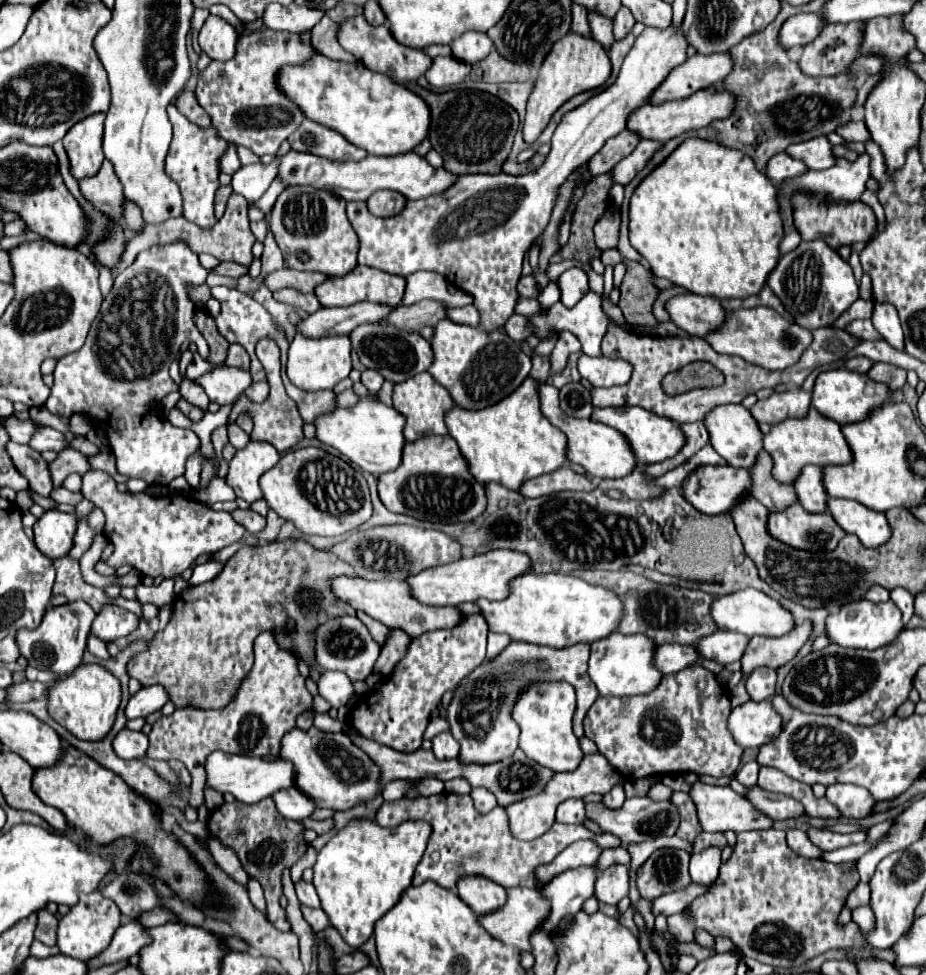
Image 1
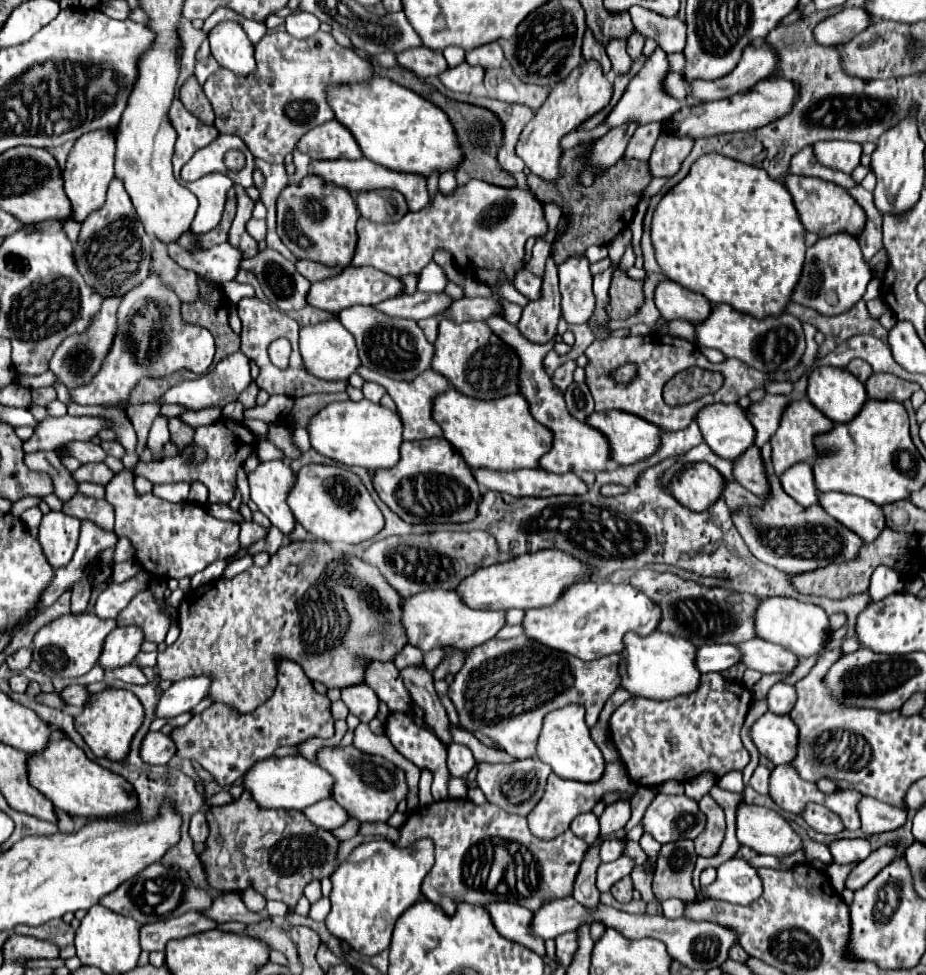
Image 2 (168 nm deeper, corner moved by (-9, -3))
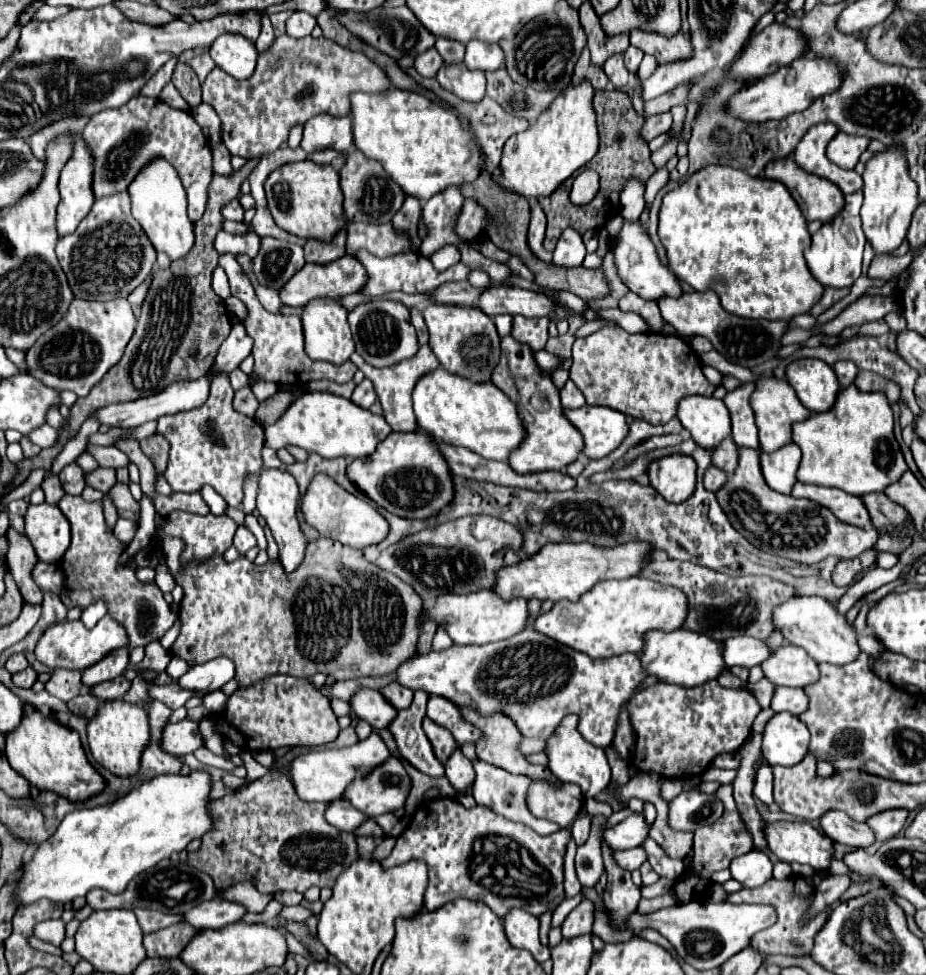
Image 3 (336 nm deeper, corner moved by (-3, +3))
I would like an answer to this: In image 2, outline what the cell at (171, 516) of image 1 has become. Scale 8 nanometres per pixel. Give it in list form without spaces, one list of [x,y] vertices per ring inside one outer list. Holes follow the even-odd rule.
[[[127,469],[115,473],[105,485],[105,499],[115,507],[115,533],[131,541],[135,559],[151,575],[167,579],[191,577],[203,571],[211,561],[227,559],[241,547],[239,523],[215,519],[197,503],[169,503],[153,493],[137,495],[133,489],[133,475]]]

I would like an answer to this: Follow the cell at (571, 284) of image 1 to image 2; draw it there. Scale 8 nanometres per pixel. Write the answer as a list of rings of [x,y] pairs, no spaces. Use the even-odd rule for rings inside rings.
[[[571,257],[559,265],[559,287],[563,319],[569,325],[585,323],[595,307],[589,261],[585,257]]]

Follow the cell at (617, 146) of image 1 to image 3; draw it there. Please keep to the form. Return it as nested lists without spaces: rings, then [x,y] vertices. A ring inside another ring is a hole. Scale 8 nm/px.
[[[659,113],[659,115],[647,117],[641,135],[645,141],[651,141],[653,137],[667,133],[669,129],[671,129],[671,113]]]

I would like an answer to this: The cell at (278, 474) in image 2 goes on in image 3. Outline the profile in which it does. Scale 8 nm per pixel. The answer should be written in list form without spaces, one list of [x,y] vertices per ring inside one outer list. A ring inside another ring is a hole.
[[[263,469],[259,475],[259,491],[257,491],[257,511],[265,519],[267,527],[271,529],[277,545],[279,545],[279,561],[285,569],[285,573],[293,573],[305,557],[307,539],[301,531],[299,519],[297,519],[297,507],[299,507],[299,487],[297,481],[291,477],[291,473],[281,469]]]

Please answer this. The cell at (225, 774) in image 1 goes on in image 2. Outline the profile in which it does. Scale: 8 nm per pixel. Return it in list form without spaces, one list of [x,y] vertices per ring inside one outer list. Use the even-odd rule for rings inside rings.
[[[289,755],[289,757],[269,757],[265,761],[253,763],[249,771],[245,771],[243,789],[247,789],[259,807],[265,809],[305,809],[309,803],[317,803],[321,799],[331,797],[333,777],[321,769],[317,763],[307,761],[303,755]]]

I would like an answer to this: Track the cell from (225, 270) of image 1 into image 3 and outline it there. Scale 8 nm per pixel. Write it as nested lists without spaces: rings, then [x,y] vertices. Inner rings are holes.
[[[343,227],[333,241],[307,241],[305,243],[305,259],[307,263],[331,263],[345,255],[345,241],[347,239],[347,227]]]

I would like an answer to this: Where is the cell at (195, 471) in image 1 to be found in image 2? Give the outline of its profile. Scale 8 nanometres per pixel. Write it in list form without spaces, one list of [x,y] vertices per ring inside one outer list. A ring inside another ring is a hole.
[[[193,481],[193,483],[191,483],[189,501],[199,503],[199,505],[205,505],[205,501],[207,501],[207,487],[205,487],[205,485],[201,485],[199,481]]]

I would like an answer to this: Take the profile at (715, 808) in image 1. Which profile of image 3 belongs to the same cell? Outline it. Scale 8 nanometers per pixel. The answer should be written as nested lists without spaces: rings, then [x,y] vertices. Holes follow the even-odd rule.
[[[767,823],[765,835],[769,841],[769,851],[773,851],[781,861],[797,861],[811,865],[815,871],[829,871],[835,855],[833,841],[825,833],[817,831],[811,823]]]

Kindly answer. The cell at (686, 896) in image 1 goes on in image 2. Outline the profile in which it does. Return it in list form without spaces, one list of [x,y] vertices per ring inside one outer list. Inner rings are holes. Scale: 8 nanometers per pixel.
[[[729,859],[717,869],[717,879],[701,887],[703,899],[719,899],[735,905],[749,905],[761,895],[761,879],[745,859]]]

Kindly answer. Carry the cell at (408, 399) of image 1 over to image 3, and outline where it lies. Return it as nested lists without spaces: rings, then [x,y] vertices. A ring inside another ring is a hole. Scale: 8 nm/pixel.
[[[421,345],[419,351],[415,353],[415,357],[407,359],[407,361],[401,361],[399,365],[393,365],[393,367],[383,367],[383,369],[375,369],[373,365],[367,365],[367,361],[363,361],[363,357],[359,357],[359,353],[353,353],[351,355],[351,361],[365,373],[365,377],[373,383],[375,387],[375,393],[377,393],[377,399],[383,407],[383,417],[385,421],[391,425],[393,431],[413,431],[417,429],[417,421],[415,421],[415,413],[413,413],[413,405],[411,405],[411,391],[417,383],[417,379],[433,369],[439,367],[439,361],[437,357],[431,353],[431,347],[429,345]]]

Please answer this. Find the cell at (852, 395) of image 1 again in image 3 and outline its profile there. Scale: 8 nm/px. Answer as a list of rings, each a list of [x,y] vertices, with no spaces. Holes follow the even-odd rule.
[[[797,359],[797,361],[793,361],[793,363],[789,363],[785,367],[785,377],[787,377],[787,383],[791,383],[791,387],[795,389],[799,401],[811,413],[829,411],[833,407],[835,397],[839,393],[839,383],[837,383],[833,367],[827,367],[825,361],[819,361],[819,359]]]

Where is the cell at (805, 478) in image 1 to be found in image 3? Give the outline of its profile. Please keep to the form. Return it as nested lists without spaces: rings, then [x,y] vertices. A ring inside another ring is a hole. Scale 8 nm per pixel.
[[[795,443],[783,445],[773,453],[761,451],[759,463],[765,483],[777,493],[791,493],[793,483],[797,481],[795,473],[801,461],[801,449]]]

